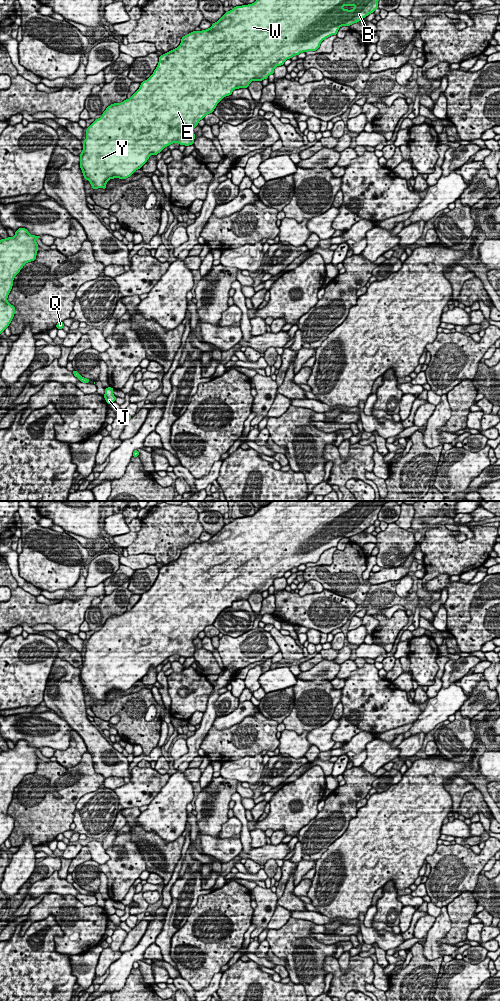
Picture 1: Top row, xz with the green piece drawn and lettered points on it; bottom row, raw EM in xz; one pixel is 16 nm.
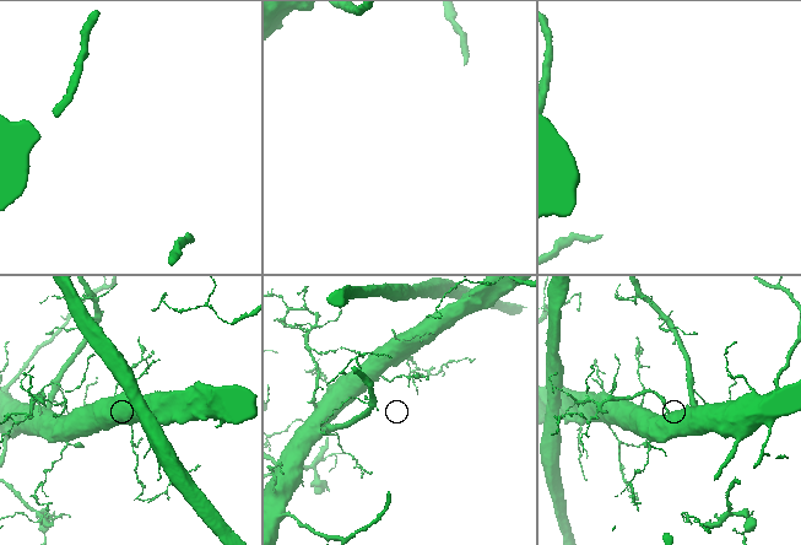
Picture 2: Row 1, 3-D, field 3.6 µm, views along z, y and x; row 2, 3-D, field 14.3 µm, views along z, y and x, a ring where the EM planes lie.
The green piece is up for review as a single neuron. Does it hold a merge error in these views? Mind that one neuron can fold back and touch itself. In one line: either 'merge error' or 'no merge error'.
no merge error

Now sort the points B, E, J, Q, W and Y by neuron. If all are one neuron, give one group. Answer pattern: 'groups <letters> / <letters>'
groups B E J Q W Y

